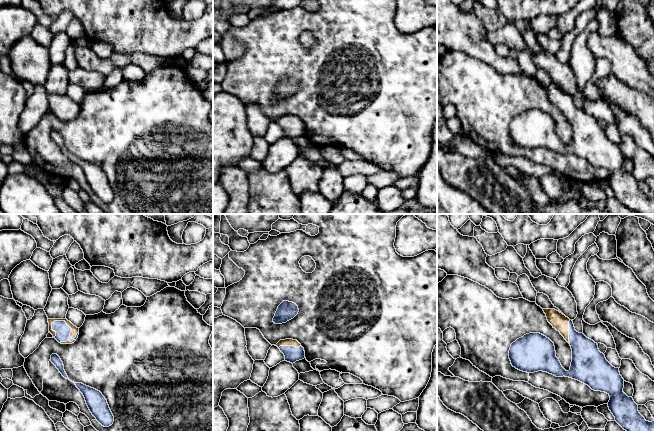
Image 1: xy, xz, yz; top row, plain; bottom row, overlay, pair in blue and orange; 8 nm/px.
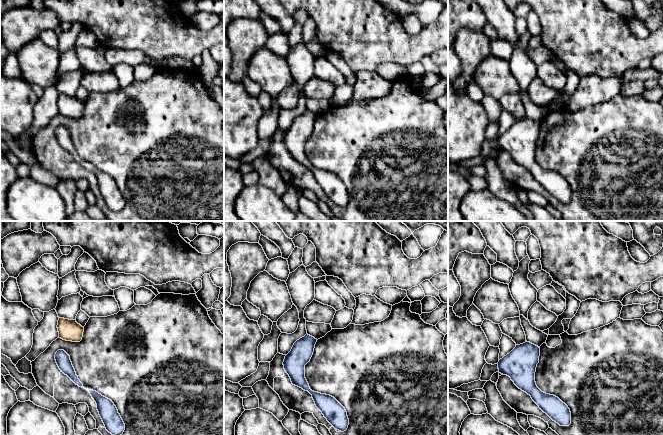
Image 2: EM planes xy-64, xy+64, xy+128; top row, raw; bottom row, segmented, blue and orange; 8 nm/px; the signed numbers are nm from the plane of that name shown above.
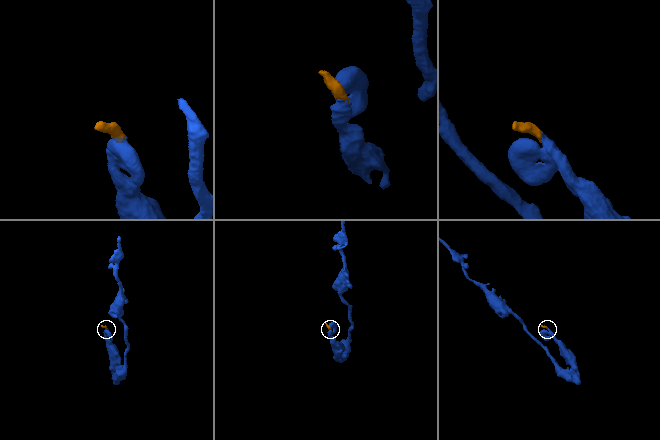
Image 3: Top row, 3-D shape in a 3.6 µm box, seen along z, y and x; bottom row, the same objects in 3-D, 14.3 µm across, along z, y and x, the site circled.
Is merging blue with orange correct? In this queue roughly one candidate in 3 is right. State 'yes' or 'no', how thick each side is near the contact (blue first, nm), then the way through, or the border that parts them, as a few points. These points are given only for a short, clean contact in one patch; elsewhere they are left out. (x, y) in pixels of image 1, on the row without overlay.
yes | 120/60 nm | across xy (62, 106), (67, 101), (72, 106), (75, 106)

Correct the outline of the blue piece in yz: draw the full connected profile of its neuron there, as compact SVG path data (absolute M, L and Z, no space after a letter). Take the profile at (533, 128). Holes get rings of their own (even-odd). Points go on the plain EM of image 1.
M543 85L548 98L555 104L564 115L570 120L572 125L572 138L570 146L566 147L559 135L556 133L554 119L540 109L529 109L517 115L511 120L509 135L516 145L534 149L538 147L547 148L556 153L569 153L588 161L594 167L605 168L610 172L608 183L615 197L627 208L637 214L654 214L654 197L646 197L639 189L638 181L632 173L628 173L624 168L624 155L620 151L619 144L613 143L605 134L605 131L598 125L597 119L587 114L583 109L575 106L573 97L555 85Z

